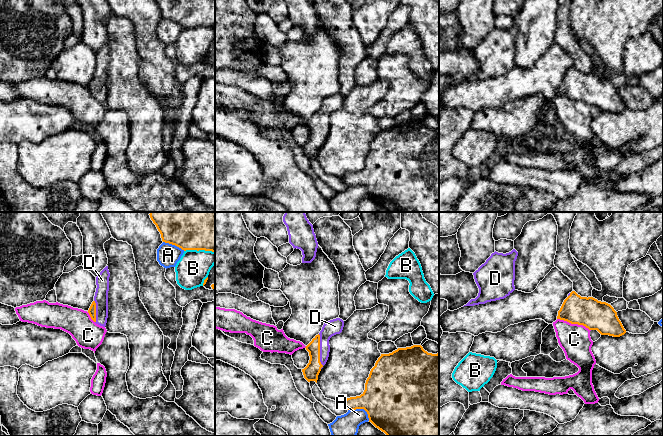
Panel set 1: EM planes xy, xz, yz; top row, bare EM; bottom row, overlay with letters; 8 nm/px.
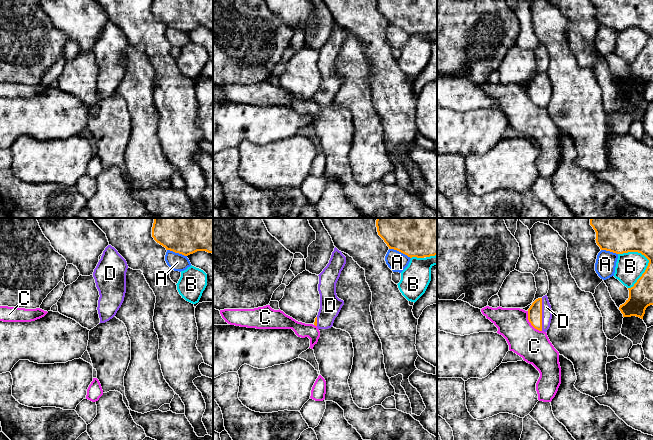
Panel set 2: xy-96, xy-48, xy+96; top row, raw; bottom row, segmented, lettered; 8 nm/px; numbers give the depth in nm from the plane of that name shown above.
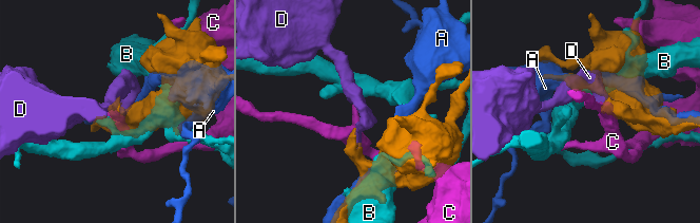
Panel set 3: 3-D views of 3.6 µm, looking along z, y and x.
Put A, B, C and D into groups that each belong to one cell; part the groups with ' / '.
A / B / C / D

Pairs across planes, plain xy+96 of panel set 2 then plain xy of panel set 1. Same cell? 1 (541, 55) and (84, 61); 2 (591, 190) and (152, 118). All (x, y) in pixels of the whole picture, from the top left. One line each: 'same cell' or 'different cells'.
1: different cells
2: different cells

